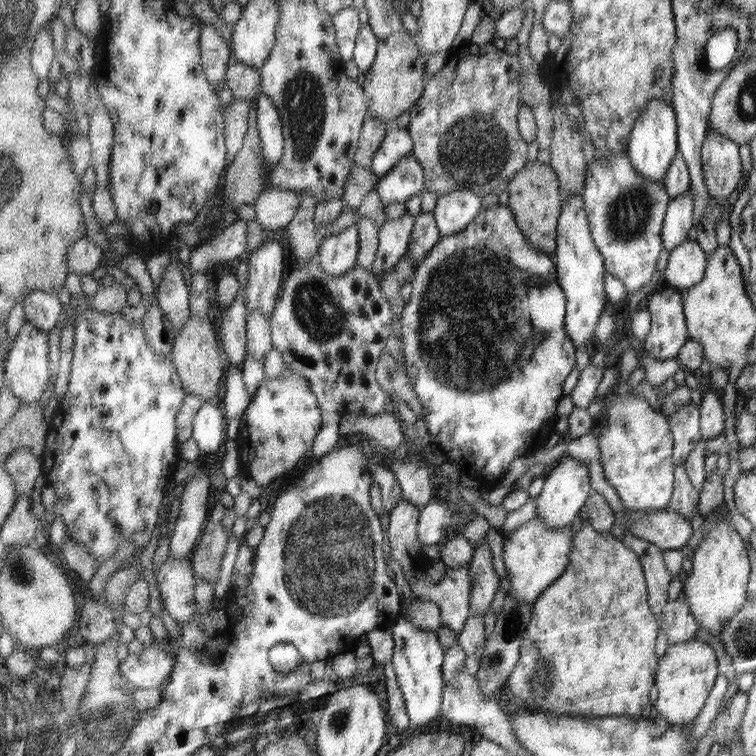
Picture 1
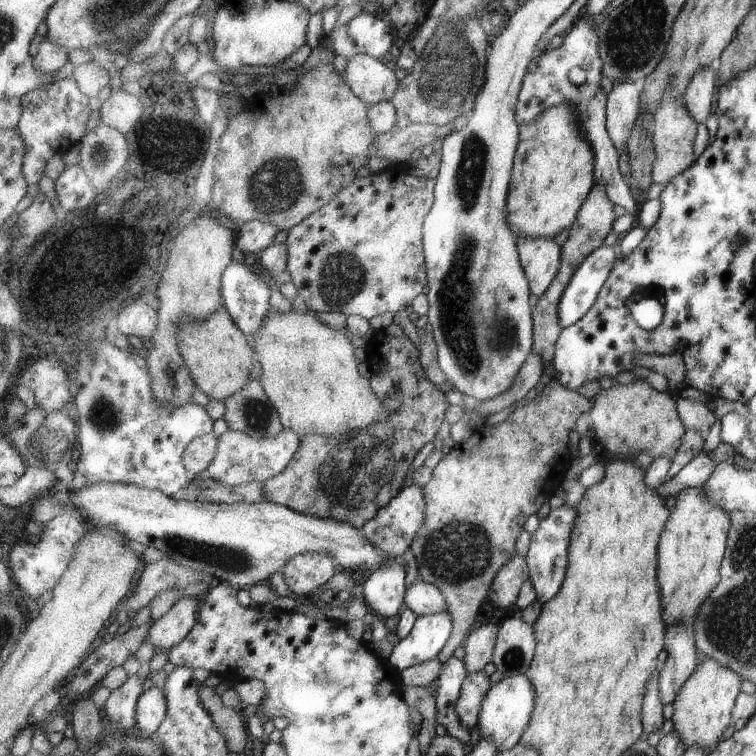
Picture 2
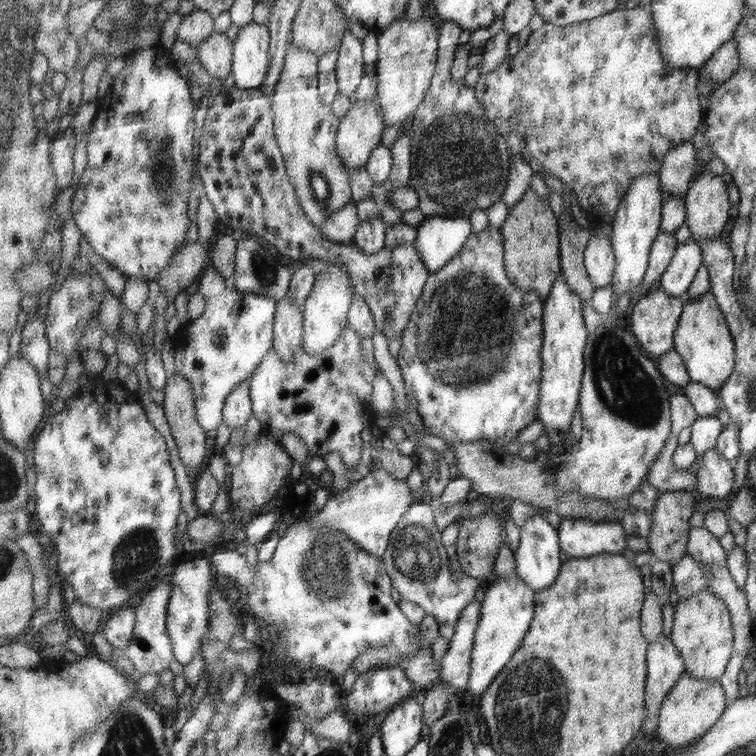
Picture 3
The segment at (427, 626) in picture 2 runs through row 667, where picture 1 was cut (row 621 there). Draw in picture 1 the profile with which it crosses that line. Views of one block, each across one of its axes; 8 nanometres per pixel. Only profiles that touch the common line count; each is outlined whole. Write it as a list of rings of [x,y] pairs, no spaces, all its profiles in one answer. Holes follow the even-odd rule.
[[[403,614],[397,617],[397,621],[390,629],[395,640],[393,666],[405,697],[405,706],[412,723],[411,731],[414,733],[419,729],[429,728],[430,722],[441,715],[445,690],[442,666],[446,658],[446,650],[443,649],[439,635],[435,631],[413,625],[413,621],[409,621]]]

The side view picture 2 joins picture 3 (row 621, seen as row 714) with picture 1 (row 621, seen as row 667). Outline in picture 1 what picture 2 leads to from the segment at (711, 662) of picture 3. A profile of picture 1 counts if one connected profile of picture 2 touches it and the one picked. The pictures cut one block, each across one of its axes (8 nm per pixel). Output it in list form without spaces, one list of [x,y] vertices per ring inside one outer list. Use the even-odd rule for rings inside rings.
[[[720,522],[718,526],[712,526],[691,557],[693,568],[683,582],[685,601],[689,603],[699,626],[715,637],[721,636],[723,623],[737,615],[747,602],[751,574],[747,545],[733,524]]]

